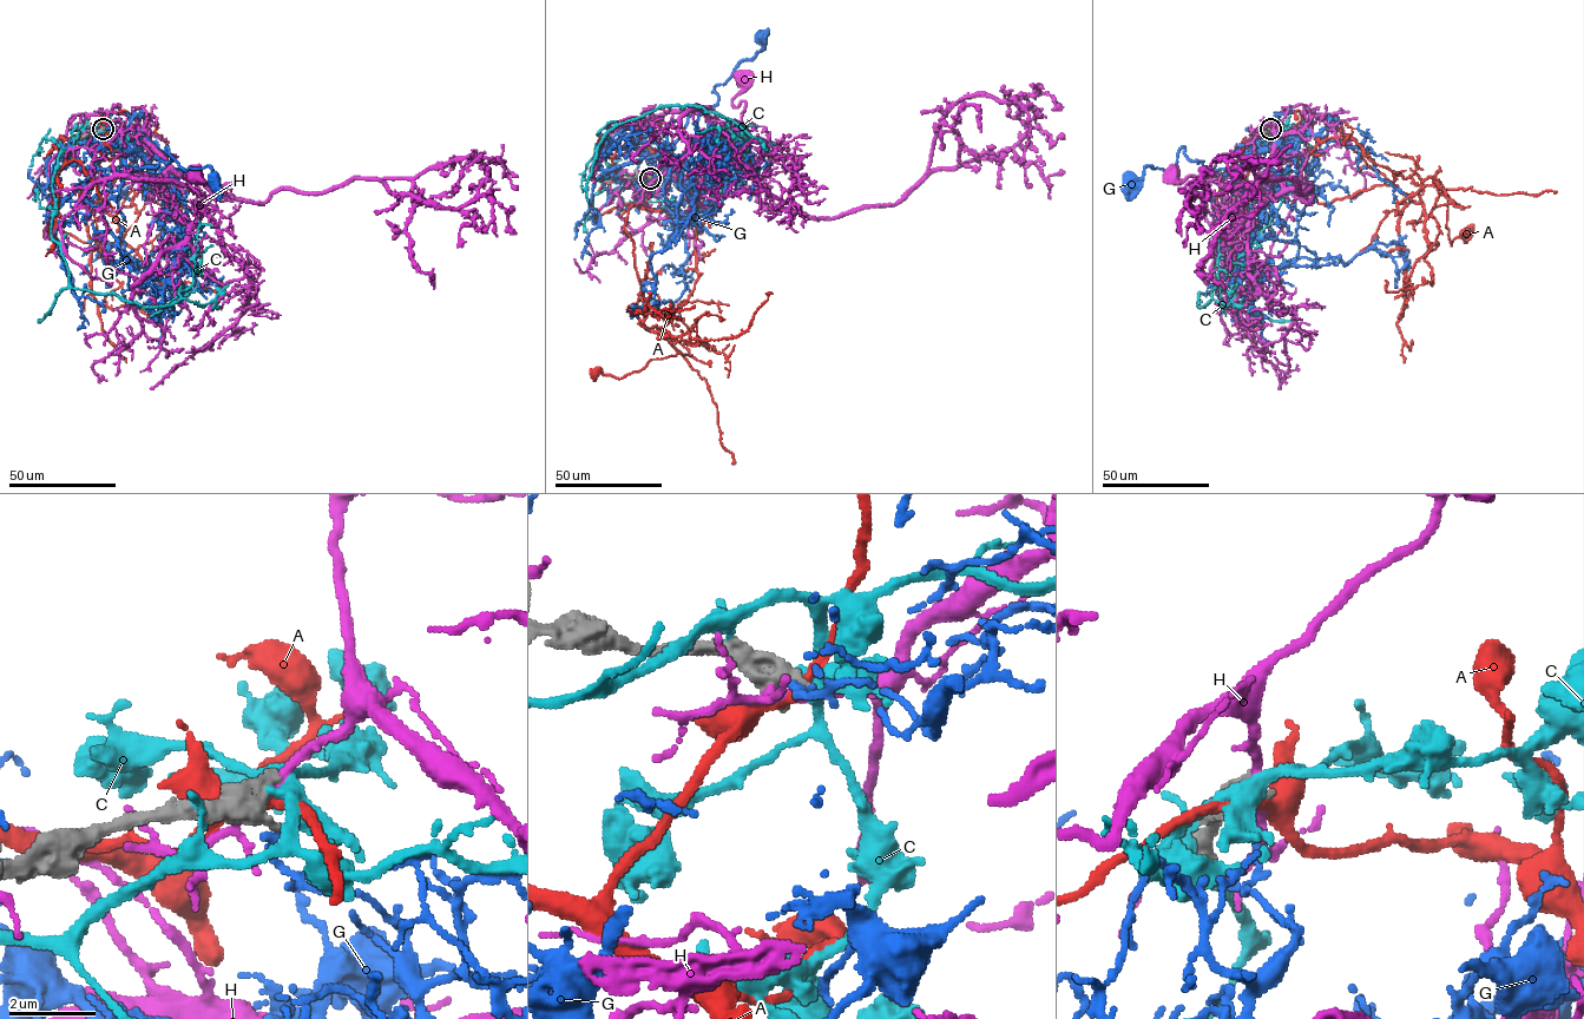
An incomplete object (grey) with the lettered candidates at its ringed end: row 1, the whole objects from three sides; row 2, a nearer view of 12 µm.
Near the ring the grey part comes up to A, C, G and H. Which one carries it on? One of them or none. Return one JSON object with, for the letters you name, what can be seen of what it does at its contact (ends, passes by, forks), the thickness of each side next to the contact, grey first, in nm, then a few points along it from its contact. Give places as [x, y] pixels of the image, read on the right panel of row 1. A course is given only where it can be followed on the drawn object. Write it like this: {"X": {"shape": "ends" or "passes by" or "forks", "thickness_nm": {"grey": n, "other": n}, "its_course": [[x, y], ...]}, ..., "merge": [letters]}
{"merge": []}

